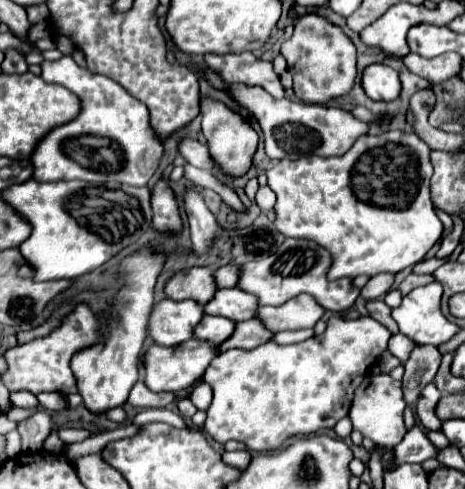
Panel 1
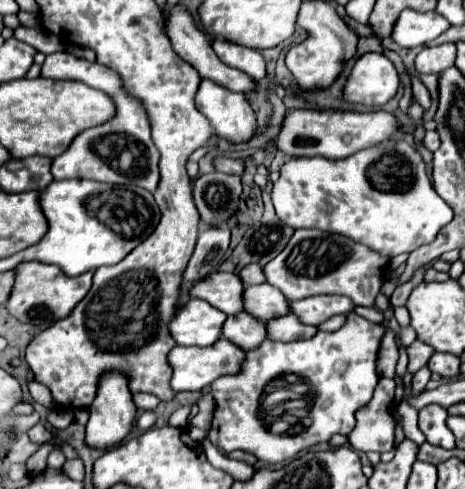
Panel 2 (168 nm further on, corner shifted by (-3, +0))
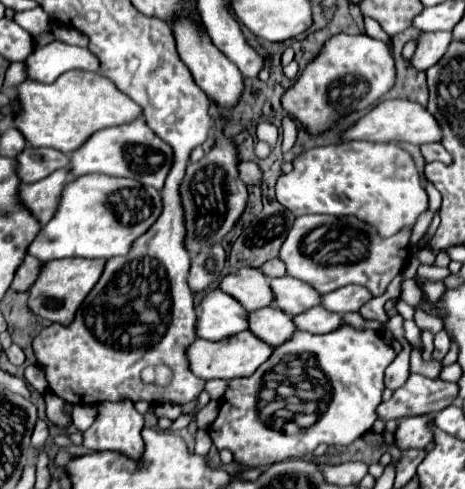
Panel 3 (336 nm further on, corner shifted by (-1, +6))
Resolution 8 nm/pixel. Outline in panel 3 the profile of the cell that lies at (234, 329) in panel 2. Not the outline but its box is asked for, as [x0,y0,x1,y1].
[248,306,294,348]

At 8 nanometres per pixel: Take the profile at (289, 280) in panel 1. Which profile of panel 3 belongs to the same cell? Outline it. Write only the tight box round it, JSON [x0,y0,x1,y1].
[278,216,410,296]

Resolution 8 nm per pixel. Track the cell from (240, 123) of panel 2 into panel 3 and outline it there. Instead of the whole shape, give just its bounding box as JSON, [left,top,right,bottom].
[174,20,244,110]

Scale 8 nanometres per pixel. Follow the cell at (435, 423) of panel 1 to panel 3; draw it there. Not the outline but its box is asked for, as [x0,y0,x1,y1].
[396,416,434,448]

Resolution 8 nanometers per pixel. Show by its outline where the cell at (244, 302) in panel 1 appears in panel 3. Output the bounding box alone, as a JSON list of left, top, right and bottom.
[270,276,320,316]

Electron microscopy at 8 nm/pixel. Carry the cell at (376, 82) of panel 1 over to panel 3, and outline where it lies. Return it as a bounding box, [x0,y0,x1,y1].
[282,34,396,132]

